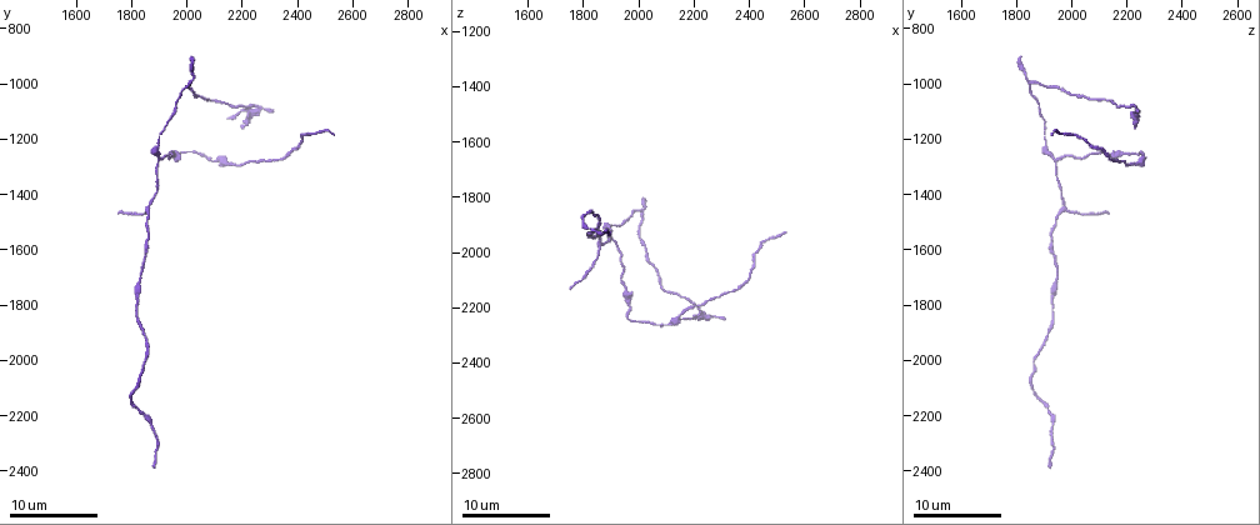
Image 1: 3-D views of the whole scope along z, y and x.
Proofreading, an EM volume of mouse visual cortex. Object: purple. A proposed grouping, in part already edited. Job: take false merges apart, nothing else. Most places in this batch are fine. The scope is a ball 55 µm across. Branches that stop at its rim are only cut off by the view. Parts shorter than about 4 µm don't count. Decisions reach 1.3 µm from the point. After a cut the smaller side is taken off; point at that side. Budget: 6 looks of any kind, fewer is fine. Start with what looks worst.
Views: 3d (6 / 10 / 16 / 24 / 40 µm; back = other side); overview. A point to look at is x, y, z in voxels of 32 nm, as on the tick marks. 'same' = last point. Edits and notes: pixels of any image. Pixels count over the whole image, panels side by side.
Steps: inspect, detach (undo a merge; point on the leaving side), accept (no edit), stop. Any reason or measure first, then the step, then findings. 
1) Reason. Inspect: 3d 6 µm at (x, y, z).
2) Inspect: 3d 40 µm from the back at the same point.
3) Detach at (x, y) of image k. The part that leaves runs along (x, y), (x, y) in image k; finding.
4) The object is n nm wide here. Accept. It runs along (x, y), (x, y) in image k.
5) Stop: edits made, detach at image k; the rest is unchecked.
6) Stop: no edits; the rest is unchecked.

Arms part here. Inspect: 3d 16 µm at (1850, 1460, 1960).

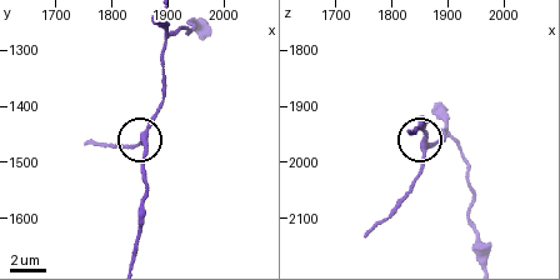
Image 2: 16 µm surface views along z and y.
Accept. It runs along (441, 133), (440, 141), (421, 143), (424, 164), (415, 185) in image 2; continuous, no second cell.

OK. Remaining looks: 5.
Branch point. Inspect: 3d 10 µm at (1900, 1260, 1930).

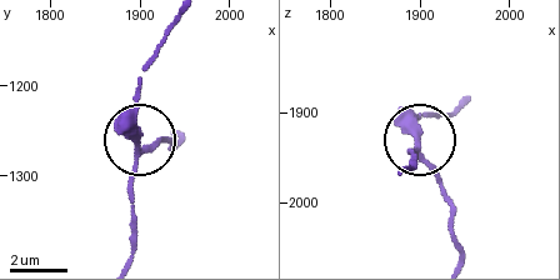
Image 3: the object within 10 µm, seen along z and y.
Accept. It runs along (130, 213), (138, 81) in image 3; one cell here.

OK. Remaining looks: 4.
Calibre changes. Inspect: 3d 10 µm at (1960, 1260, 2200).

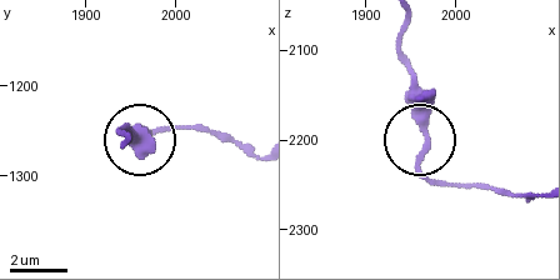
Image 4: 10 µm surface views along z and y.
The object is 230 nm wide here. Accept. It runs along (406, 21), (400, 58), (414, 85), (421, 165), (455, 186) in image 4; one cell here.

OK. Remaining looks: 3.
Stop: no edits; the rest is unchecked.

